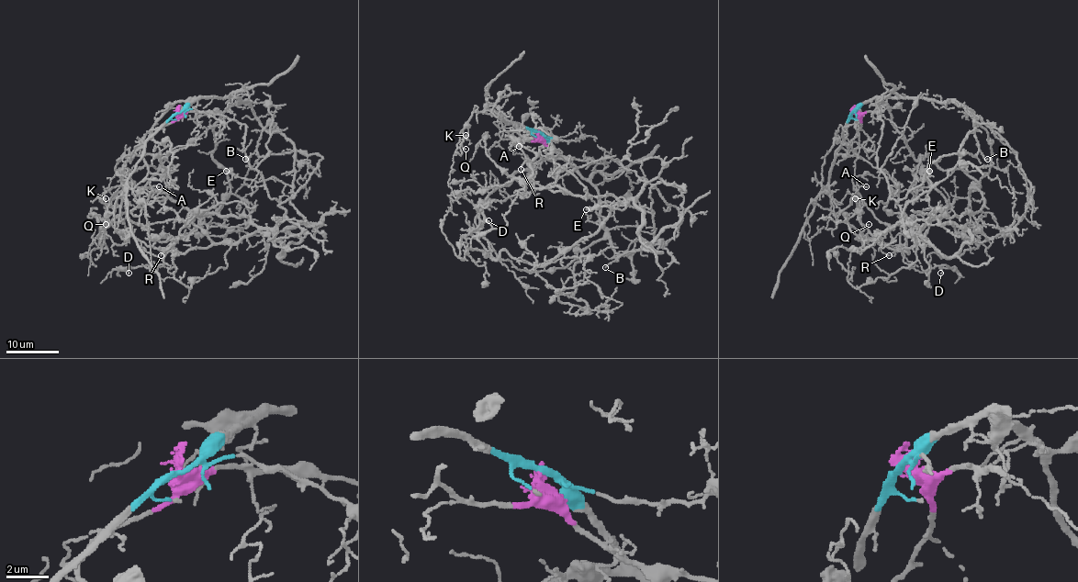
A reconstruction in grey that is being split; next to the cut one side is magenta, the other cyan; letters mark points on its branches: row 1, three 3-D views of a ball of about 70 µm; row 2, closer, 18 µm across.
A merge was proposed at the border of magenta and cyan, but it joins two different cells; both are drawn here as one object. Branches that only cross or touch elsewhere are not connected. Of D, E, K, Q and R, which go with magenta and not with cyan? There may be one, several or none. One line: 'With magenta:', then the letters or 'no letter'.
With magenta: D, R

